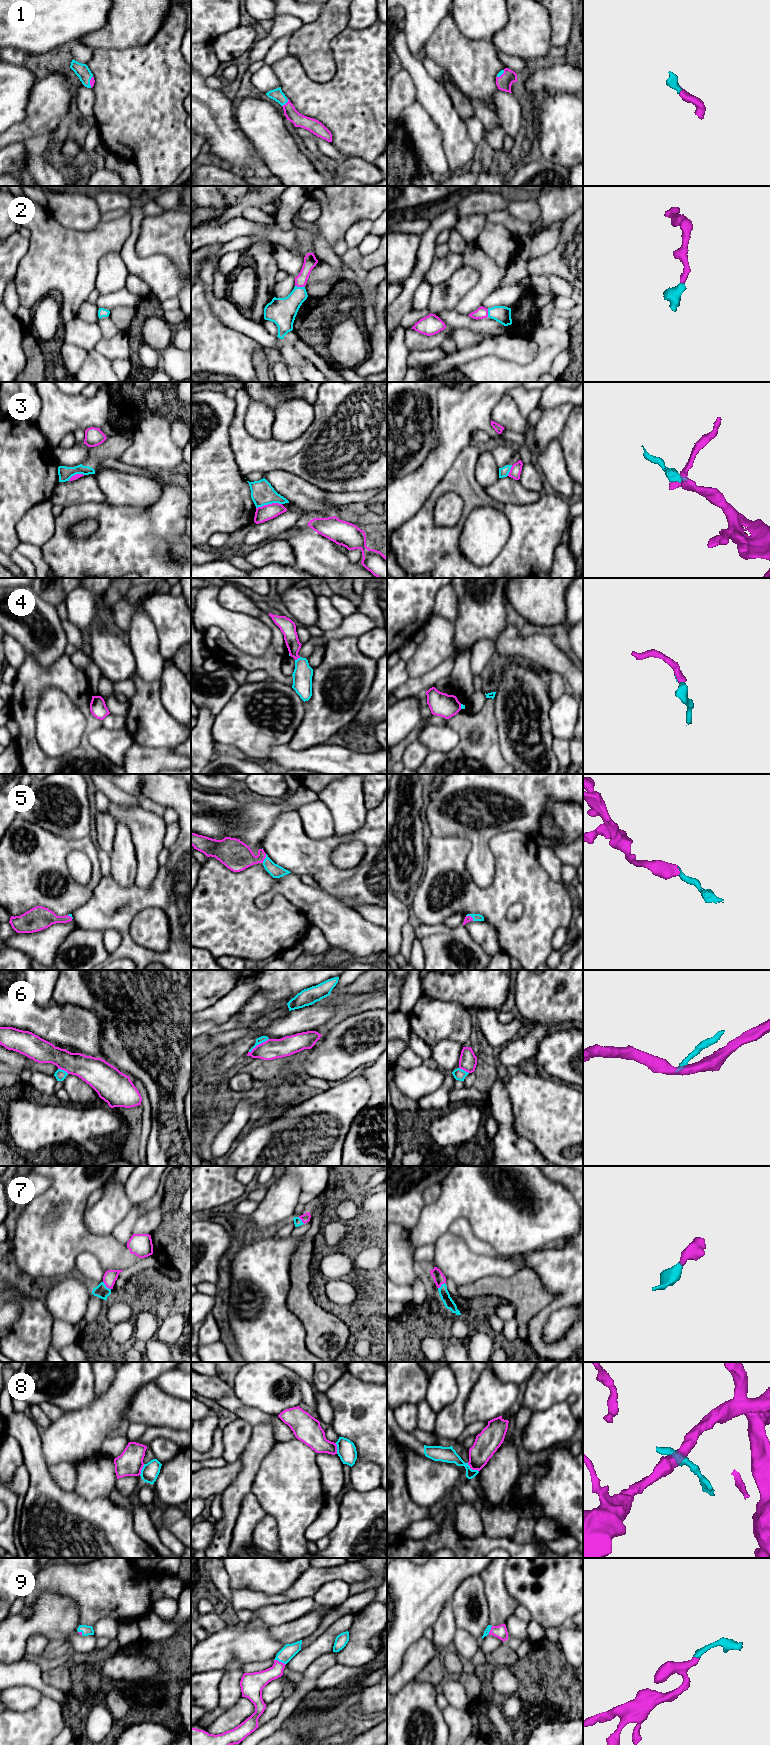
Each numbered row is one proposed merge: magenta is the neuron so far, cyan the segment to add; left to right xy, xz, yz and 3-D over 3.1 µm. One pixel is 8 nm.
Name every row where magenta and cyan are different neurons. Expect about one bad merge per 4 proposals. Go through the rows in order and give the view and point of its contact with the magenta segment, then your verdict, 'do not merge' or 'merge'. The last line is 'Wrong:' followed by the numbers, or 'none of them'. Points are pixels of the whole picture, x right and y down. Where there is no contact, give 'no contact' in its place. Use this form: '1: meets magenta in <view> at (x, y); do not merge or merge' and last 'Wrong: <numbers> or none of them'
1: meets magenta in xz at (286, 103); merge
2: meets magenta in xz at (299, 286); merge
3: meets magenta in xz at (268, 504); do not merge
4: meets magenta in xz at (297, 658); merge
5: meets magenta in xz at (265, 857); merge
6: meets magenta in xz at (259, 1044); do not merge
7: meets magenta in xy at (106, 1286); merge
8: meets magenta in yz at (472, 1469); do not merge
9: meets magenta in xz at (280, 1662); merge
Wrong: 3, 6, 8

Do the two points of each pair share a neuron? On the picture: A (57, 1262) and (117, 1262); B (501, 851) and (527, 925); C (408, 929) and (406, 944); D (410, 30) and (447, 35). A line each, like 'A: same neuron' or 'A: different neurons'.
A: same neuron
B: same neuron
C: same neuron
D: different neurons

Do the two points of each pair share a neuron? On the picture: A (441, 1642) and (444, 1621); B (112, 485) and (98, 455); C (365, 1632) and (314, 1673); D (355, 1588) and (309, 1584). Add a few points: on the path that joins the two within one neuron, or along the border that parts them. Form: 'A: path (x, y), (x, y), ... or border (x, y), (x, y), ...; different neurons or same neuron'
A: path (442, 1637), (444, 1626); same neuron
B: border (100, 468), (95, 472); different neurons
C: border (334, 1652), (337, 1662); different neurons
D: border (372, 1575), (365, 1580), (350, 1584); different neurons

